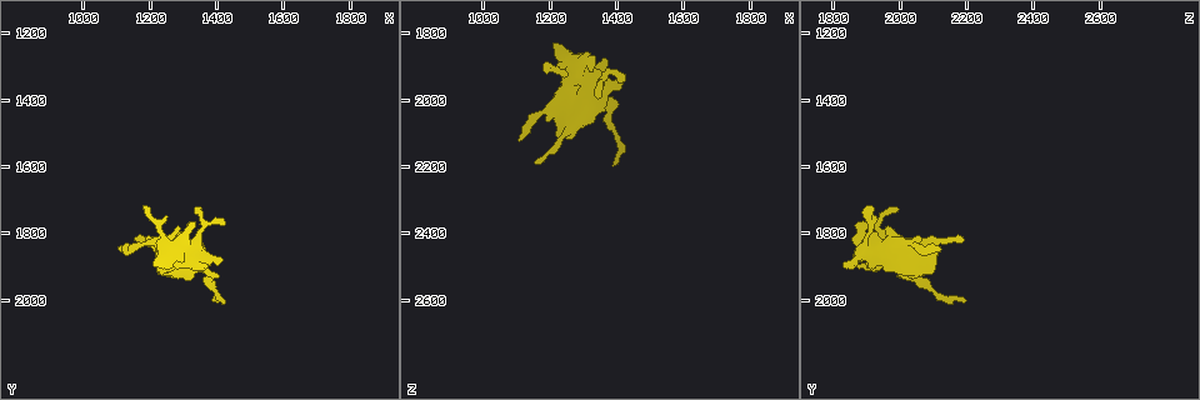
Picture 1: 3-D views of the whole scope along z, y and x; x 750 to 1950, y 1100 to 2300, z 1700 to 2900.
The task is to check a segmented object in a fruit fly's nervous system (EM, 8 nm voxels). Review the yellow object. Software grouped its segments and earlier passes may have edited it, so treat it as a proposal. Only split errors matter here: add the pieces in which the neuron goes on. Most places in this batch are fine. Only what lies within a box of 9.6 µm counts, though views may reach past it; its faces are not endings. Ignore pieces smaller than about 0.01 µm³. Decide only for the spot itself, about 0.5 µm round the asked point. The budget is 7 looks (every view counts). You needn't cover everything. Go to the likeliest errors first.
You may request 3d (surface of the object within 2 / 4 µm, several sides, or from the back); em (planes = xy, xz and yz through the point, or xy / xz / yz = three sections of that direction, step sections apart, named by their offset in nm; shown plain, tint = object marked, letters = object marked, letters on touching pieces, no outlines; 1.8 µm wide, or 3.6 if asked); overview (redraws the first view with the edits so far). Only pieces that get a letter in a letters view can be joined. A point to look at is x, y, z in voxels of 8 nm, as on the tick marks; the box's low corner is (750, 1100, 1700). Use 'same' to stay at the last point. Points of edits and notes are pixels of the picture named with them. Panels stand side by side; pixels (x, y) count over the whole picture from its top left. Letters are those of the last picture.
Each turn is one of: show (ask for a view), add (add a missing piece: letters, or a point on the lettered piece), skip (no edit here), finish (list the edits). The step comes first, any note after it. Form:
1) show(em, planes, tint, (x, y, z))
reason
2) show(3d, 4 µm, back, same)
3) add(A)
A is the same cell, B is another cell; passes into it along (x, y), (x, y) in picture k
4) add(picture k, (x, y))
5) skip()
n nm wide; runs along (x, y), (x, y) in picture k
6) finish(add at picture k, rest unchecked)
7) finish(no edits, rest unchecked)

show(3d, 4 µm, (1420, 1870, 1940))
thick end

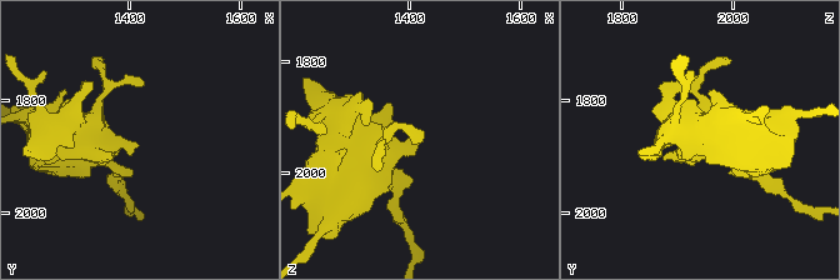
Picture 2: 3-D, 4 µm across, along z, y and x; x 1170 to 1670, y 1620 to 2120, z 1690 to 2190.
show(em, planes, letters, (1415, 1875, 1945))

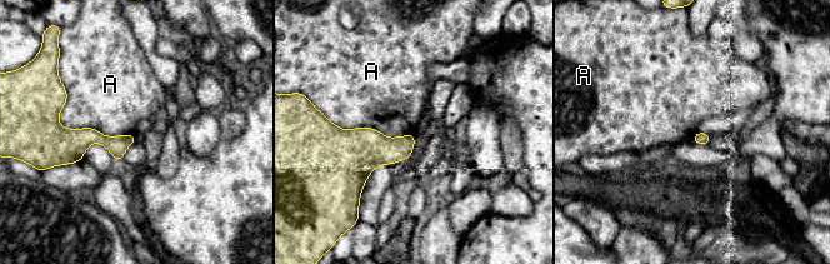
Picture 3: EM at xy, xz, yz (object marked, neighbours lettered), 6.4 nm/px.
skip()
A touches over 550 nm; A is another cell; border along (61, 84), (63, 126), (134, 134) in picture 3; no lettered piece goes on from it

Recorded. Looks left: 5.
show(em, planes, letters, (1390, 2010, 2190))
tapers out

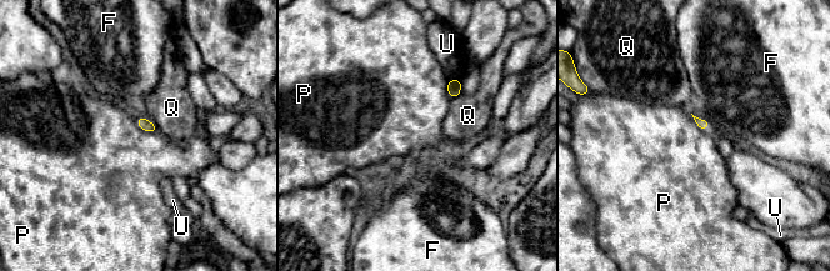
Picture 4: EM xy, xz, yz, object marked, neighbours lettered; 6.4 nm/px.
skip()
F, P, Q and U are other cells; border along (135, 121), (144, 130), (156, 131) in picture 4; no lettered piece goes on from it

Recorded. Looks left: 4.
show(em, xz, step 8, letters, (1210, 1890, 1830))
thick end

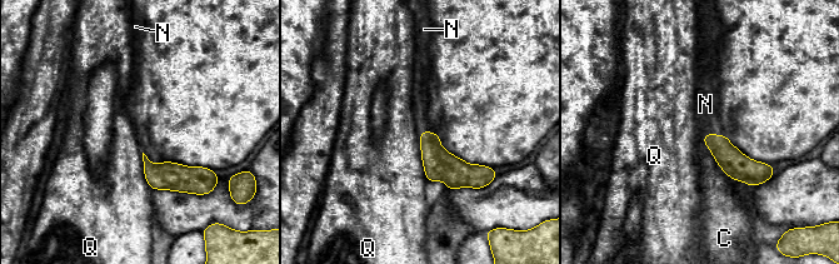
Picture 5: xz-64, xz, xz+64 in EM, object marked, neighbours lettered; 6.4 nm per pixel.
add(N)
N is the same cell, C and Q are other cells; passes into it along (737, 165), (715, 134), (705, 104) in picture 5; it goes on there

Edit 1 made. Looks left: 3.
finish(add at picture 5, rest unchecked)

